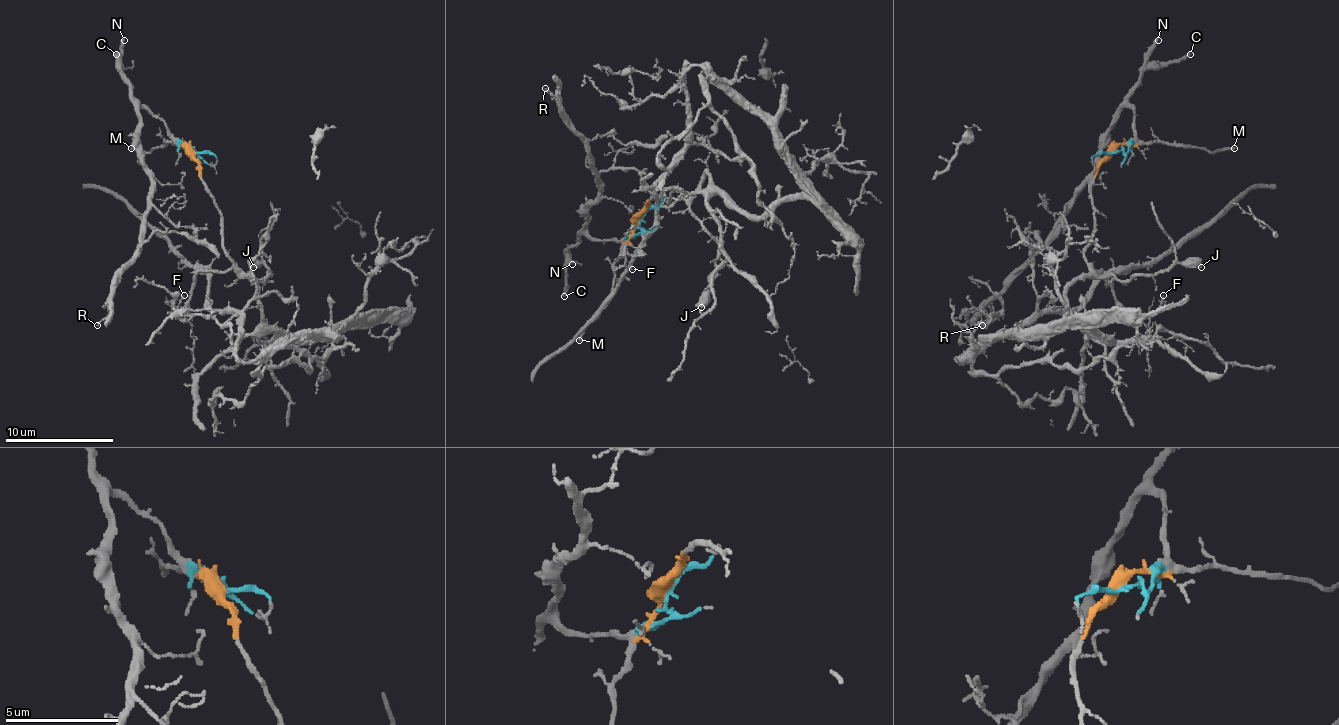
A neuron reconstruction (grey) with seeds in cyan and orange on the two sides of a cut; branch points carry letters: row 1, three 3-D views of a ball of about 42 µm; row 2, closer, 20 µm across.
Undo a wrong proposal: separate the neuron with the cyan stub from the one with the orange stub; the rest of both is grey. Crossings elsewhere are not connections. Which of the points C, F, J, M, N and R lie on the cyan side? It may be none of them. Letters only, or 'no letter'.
C, N, R

